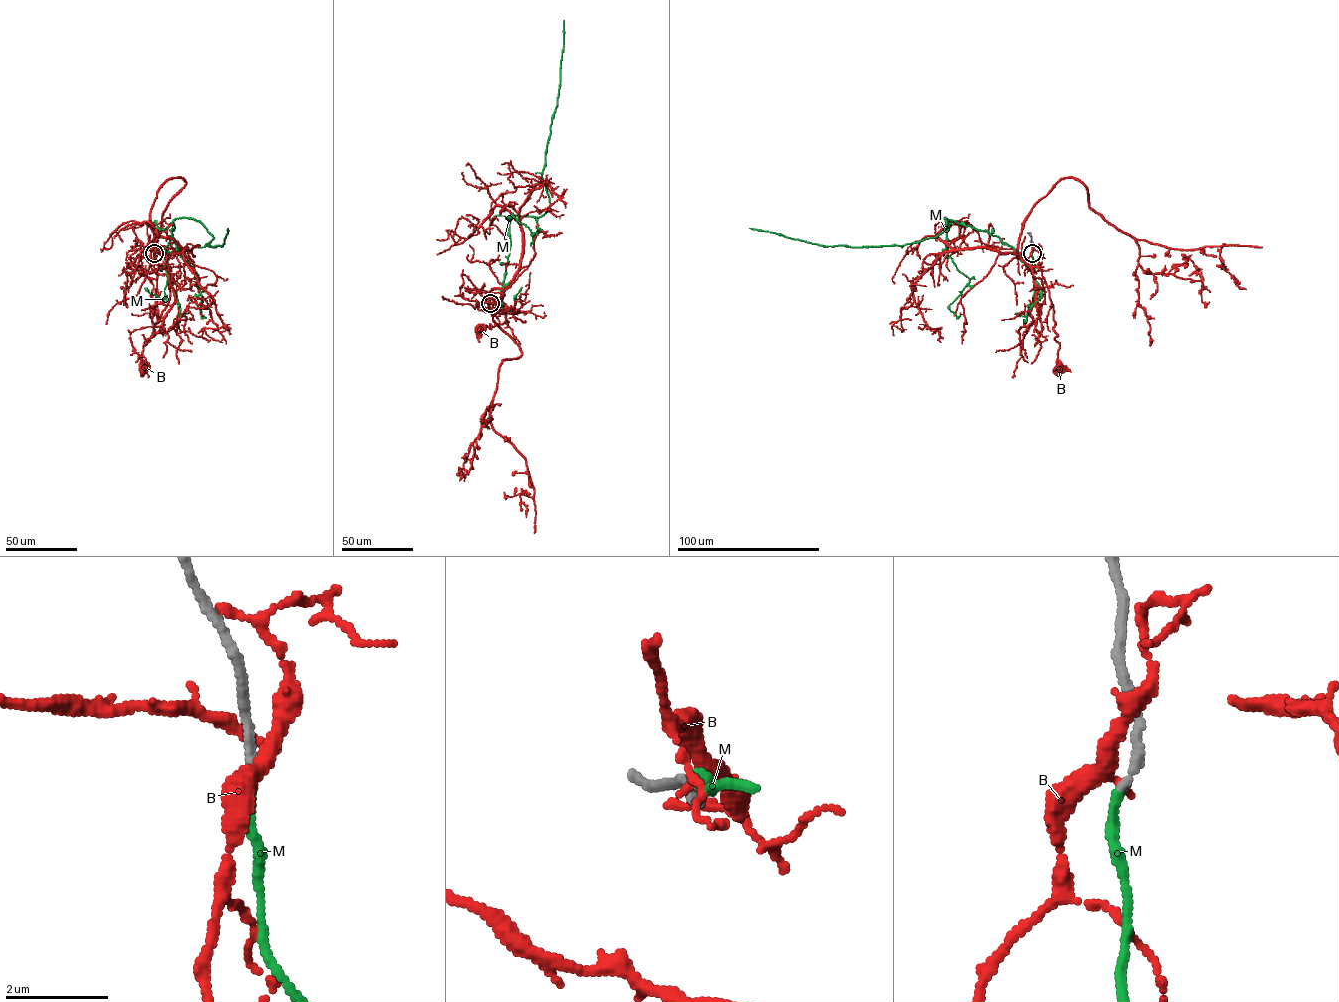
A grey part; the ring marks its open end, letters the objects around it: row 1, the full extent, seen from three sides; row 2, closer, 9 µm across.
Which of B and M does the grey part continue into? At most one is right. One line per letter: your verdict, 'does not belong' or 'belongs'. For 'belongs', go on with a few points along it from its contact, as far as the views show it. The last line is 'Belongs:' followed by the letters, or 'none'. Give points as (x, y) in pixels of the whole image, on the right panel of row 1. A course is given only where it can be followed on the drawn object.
B: does not belong
M: belongs; it runs (1032, 252), (1030, 268), (998, 236), (945, 218), (946, 226), (936, 236), (898, 245), (822, 245), (749, 228)
Belongs: M

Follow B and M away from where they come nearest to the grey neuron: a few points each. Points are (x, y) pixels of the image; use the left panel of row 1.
B: (154, 252), (153, 261), (167, 266), (170, 272), (170, 298), (154, 327), (155, 334), (143, 344), (142, 369)
M: (154, 252), (165, 268), (176, 218), (198, 221), (213, 236), (206, 244), (210, 246), (223, 243), (228, 228)

